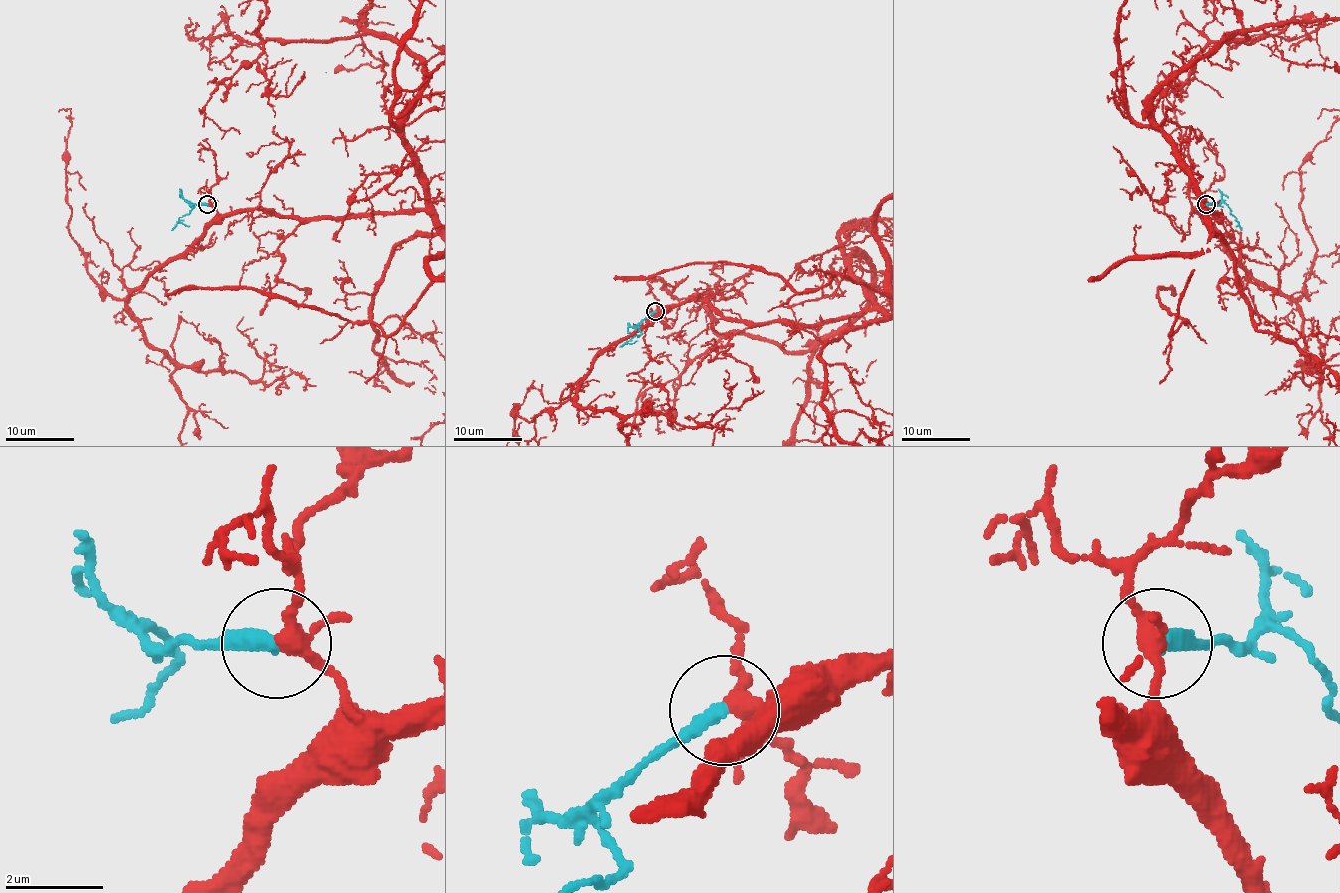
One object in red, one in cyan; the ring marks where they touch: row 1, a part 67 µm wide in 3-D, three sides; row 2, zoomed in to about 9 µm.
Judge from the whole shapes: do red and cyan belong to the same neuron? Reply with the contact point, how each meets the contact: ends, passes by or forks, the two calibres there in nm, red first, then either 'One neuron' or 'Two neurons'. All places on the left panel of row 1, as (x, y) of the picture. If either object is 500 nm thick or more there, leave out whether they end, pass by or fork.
Place: (207, 204). At the ring red forks. At the ring cyan ends. Thickness 260 nm (red) against 360 nm. One neuron

